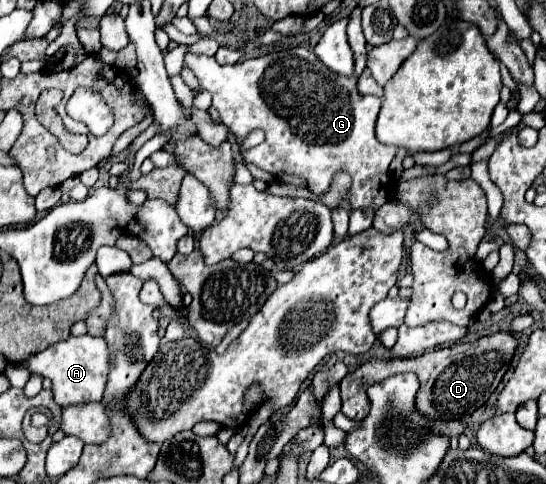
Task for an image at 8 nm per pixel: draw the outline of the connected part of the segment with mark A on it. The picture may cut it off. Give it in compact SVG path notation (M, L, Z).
M70 335L66 341L60 341L52 347L48 347L42 353L32 355L24 367L28 371L34 371L42 377L48 377L52 381L52 393L54 401L60 407L68 405L84 405L92 401L100 401L108 383L108 373L110 373L110 351L108 345L102 337L74 337Z

